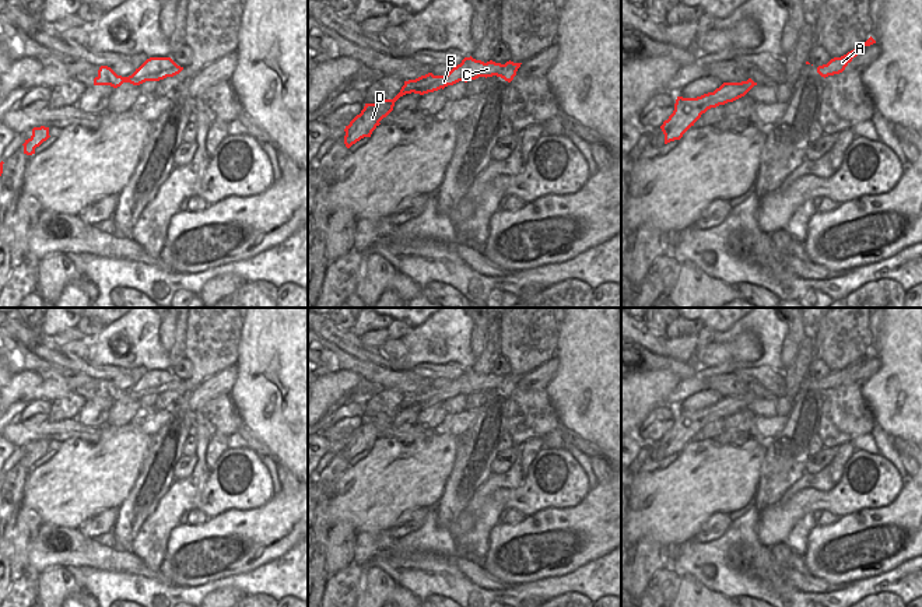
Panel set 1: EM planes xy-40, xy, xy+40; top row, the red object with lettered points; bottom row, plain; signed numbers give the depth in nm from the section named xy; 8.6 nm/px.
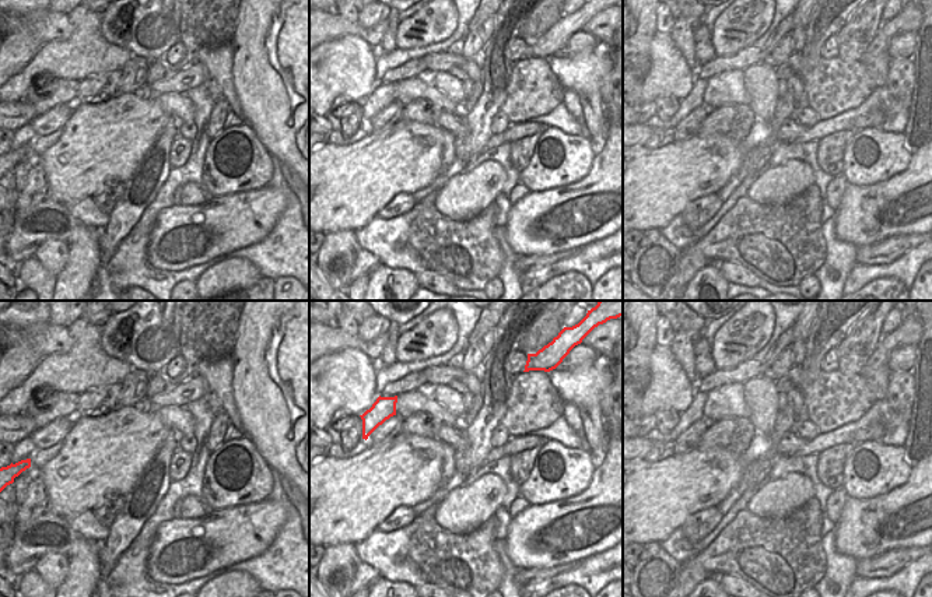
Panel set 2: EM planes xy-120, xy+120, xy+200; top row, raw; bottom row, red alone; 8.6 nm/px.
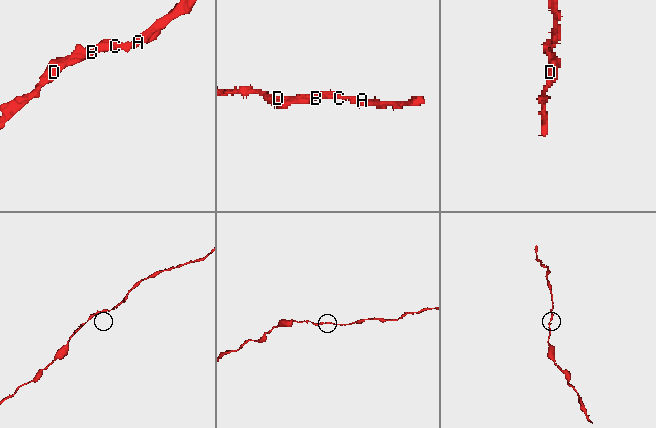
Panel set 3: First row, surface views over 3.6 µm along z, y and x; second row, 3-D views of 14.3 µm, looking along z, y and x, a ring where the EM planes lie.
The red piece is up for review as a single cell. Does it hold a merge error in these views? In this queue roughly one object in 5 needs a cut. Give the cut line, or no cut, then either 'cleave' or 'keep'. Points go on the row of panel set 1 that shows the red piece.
no cut | keep

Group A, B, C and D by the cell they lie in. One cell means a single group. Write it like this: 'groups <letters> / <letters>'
groups A B C D

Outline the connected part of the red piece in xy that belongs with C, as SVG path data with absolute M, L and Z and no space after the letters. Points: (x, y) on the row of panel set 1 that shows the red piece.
M471 56L464 57L460 64L453 67L445 76L434 76L428 73L416 80L404 81L400 92L393 99L381 99L375 103L365 103L360 115L357 115L344 131L344 144L350 148L353 144L360 141L364 137L371 137L372 131L381 124L379 122L386 117L395 106L395 102L406 94L428 94L438 90L444 90L448 85L453 85L459 81L470 81L478 77L501 77L505 81L511 83L516 76L518 69L522 63L506 62L505 64L495 63L492 60L484 63L476 60Z

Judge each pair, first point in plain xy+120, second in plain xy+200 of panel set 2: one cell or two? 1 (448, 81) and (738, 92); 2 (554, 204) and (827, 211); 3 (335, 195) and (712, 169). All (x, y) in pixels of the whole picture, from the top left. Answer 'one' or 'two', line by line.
1: two
2: two
3: one

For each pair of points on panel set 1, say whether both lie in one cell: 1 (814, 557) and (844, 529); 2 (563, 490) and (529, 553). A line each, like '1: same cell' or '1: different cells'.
1: same cell
2: different cells

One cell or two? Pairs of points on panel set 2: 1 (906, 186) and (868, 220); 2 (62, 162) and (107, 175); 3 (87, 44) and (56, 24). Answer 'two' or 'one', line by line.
1: one
2: one
3: two

